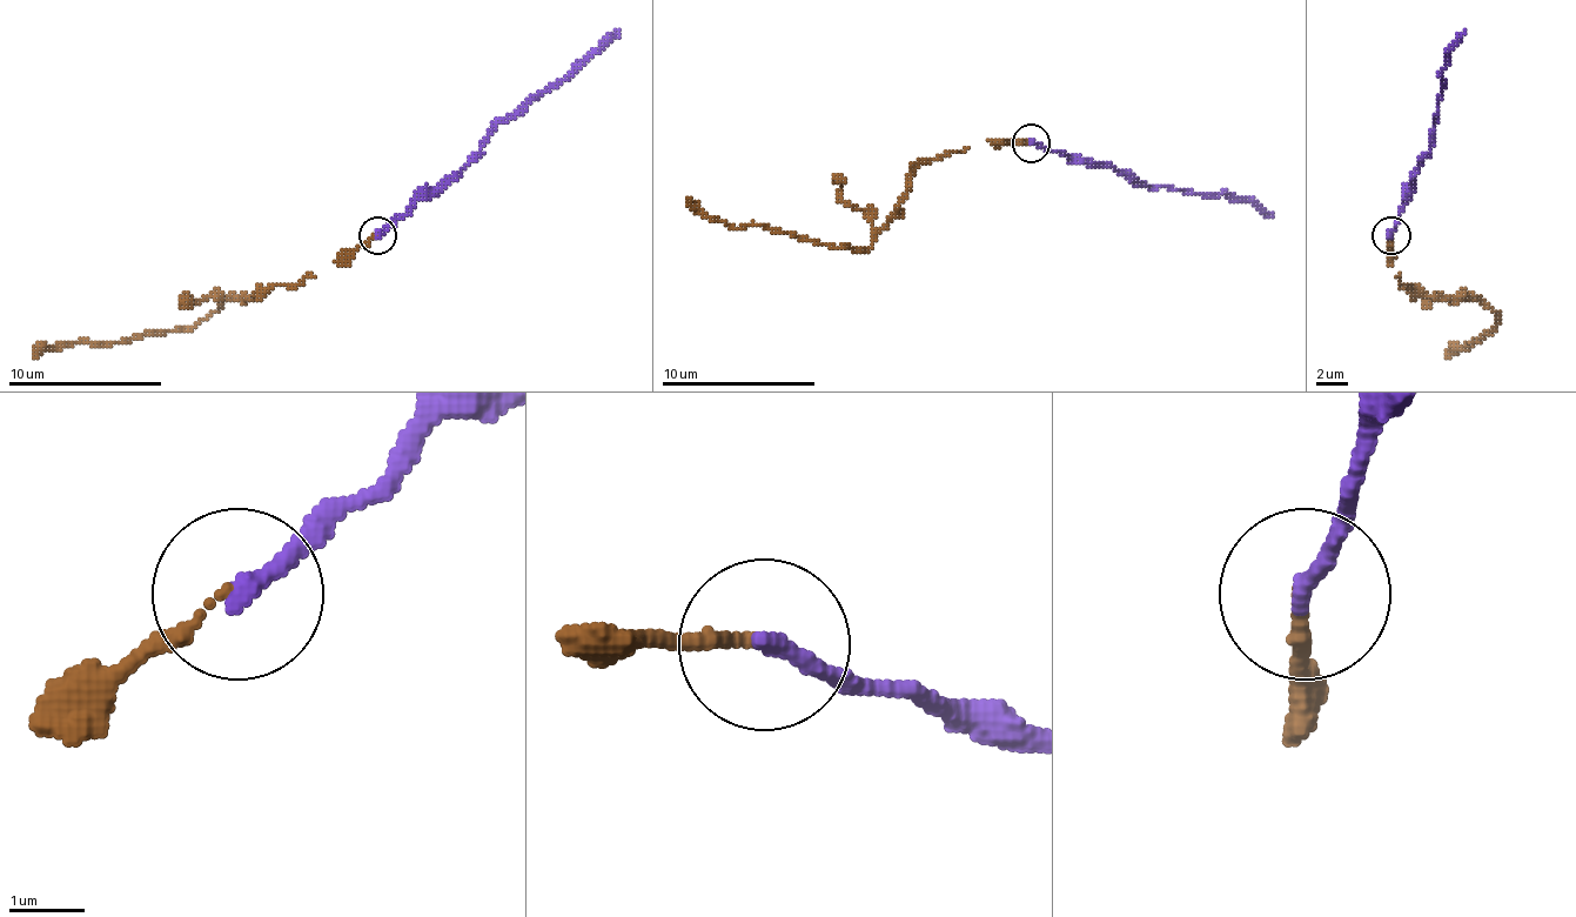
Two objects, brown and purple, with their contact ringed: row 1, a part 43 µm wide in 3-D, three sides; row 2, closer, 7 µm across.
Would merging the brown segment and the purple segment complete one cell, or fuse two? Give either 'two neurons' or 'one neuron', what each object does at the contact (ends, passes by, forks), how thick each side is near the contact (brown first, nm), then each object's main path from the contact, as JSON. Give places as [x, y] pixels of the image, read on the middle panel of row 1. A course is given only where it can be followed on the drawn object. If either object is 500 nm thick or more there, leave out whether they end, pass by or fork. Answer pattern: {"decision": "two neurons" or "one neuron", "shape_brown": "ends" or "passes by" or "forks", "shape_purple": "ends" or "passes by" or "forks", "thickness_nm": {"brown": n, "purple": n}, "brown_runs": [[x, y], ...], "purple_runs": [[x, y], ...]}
{"decision": "two neurons", "shape_brown": "ends", "shape_purple": "ends", "thickness_nm": {"brown": 160, "purple": 280}, "brown_runs": [[1030, 144], [987, 140], [926, 159], [910, 179], [899, 213], [867, 248], [771, 228], [729, 228], [686, 198]], "purple_runs": [[1030, 144], [1072, 159], [1111, 162], [1134, 182], [1253, 198], [1273, 216]]}

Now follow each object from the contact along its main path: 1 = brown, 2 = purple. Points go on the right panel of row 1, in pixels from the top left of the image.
1: (1392, 234), (1388, 261), (1395, 276), (1427, 296), (1476, 296), (1496, 312), (1496, 327), (1446, 357)
2: (1392, 234), (1407, 200), (1410, 173), (1430, 149), (1446, 49), (1464, 29)

